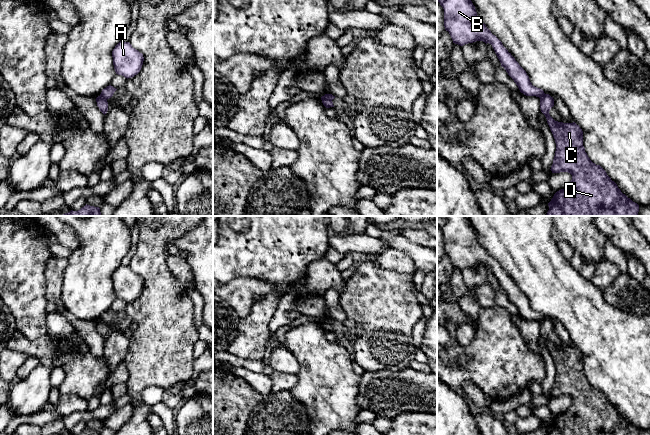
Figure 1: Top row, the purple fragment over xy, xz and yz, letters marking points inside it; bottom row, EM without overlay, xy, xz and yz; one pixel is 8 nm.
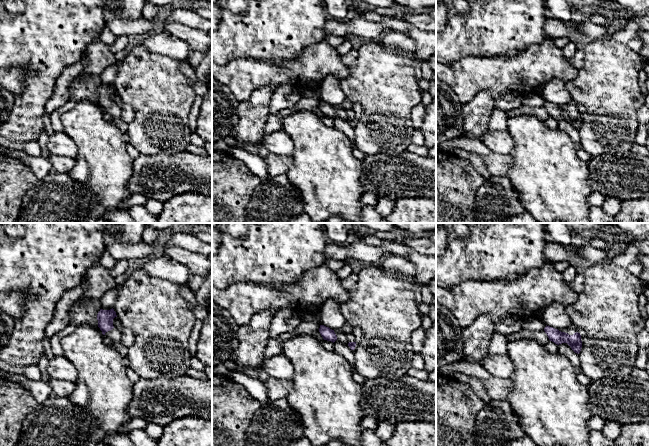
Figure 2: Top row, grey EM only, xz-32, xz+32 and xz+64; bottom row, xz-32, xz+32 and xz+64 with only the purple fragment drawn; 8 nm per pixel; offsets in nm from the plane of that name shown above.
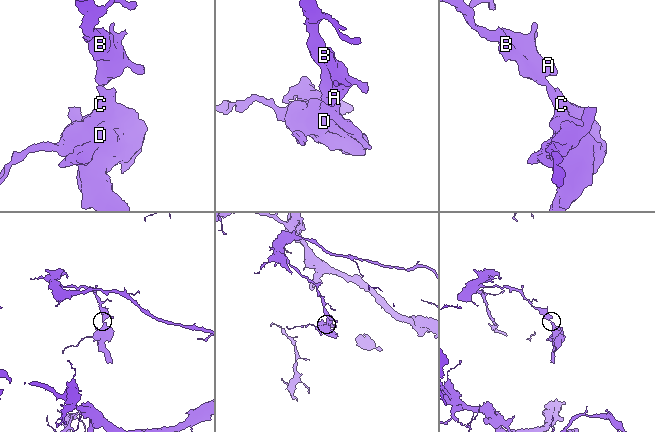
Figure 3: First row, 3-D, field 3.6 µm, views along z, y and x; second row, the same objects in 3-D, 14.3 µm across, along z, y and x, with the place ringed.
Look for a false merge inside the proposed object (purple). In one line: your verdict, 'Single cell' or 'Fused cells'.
Fused cells

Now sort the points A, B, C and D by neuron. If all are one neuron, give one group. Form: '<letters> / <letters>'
A B / C D

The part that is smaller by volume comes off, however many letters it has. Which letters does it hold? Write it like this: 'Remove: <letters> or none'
Remove: C, D

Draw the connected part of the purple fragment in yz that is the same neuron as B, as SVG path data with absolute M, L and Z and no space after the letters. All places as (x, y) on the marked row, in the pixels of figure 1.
M437 0L444 9L444 27L453 43L463 46L476 41L492 45L501 66L514 80L521 93L542 98L545 93L530 82L526 71L491 33L477 15L471 0Z

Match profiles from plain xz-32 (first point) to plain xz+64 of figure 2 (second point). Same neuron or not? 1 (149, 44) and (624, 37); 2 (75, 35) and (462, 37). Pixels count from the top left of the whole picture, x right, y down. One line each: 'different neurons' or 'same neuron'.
1: same neuron
2: same neuron

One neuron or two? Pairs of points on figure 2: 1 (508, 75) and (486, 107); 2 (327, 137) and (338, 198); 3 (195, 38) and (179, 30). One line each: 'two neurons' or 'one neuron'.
1: two neurons
2: one neuron
3: one neuron

